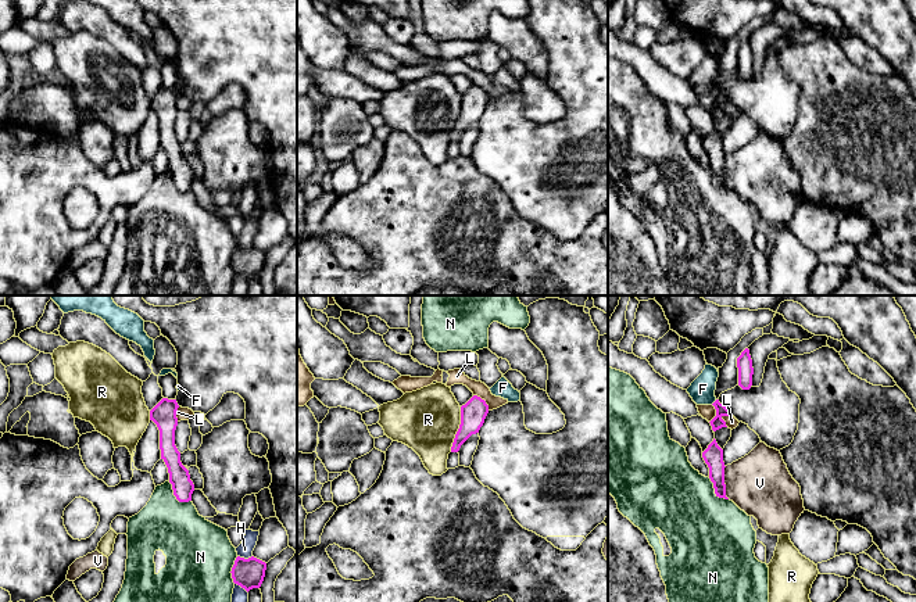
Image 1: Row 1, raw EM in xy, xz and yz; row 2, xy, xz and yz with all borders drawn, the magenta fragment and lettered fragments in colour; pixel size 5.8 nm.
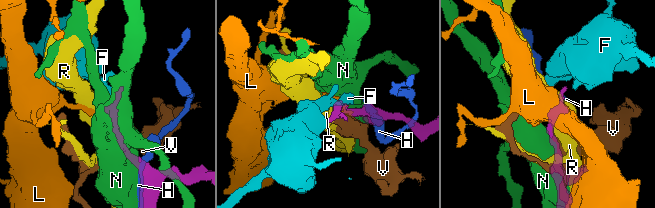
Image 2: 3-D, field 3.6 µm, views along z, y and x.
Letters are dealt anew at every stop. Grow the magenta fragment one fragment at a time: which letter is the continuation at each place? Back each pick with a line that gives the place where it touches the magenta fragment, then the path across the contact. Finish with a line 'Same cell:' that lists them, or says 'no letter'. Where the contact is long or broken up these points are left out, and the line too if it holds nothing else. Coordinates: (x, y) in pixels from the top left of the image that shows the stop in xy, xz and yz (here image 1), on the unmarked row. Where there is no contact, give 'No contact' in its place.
Same cell: no letter

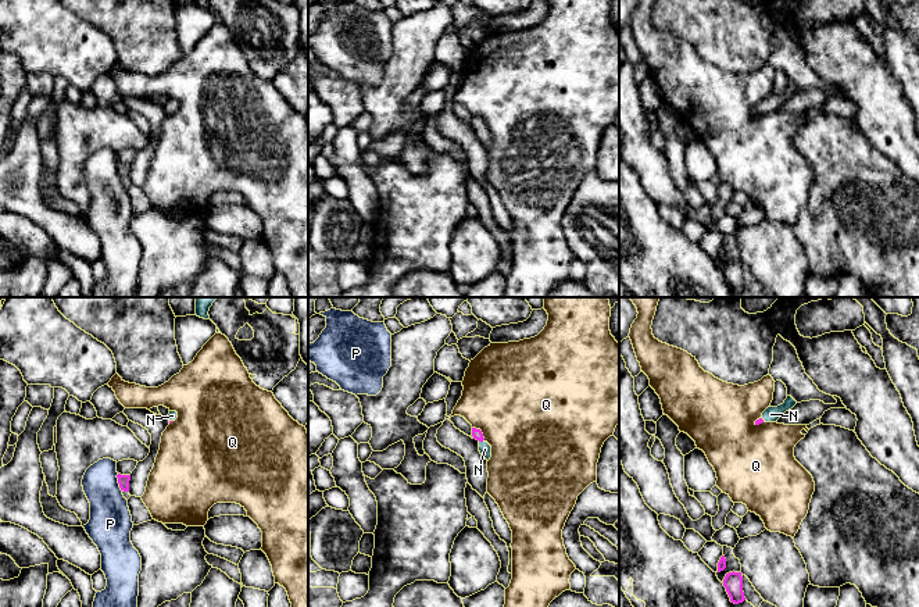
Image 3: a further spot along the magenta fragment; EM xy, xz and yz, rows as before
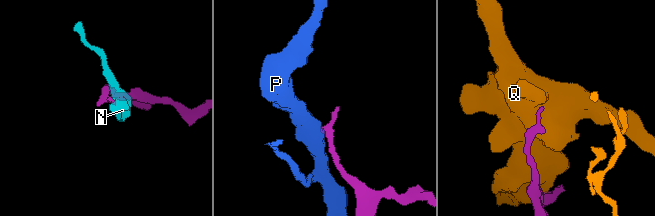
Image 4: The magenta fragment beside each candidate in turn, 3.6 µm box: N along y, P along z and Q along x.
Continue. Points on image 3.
N: Touches magenta at xz (481, 129). Path across: xz (476, 122), (481, 129), (485, 138)
Same cell: N

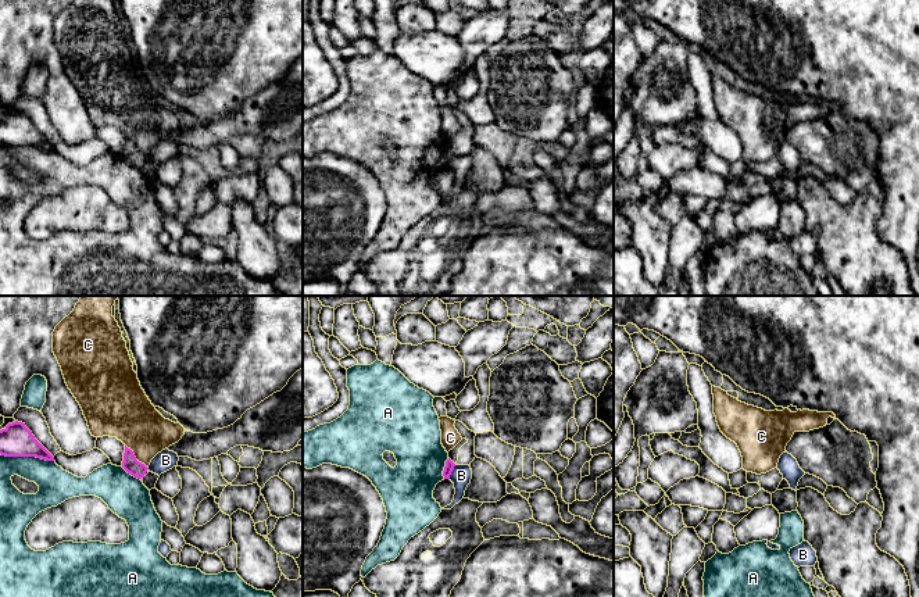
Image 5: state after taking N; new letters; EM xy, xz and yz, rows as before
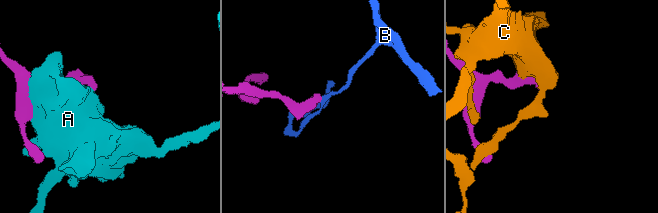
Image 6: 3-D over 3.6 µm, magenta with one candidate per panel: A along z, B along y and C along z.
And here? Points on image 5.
Same cell: no letter

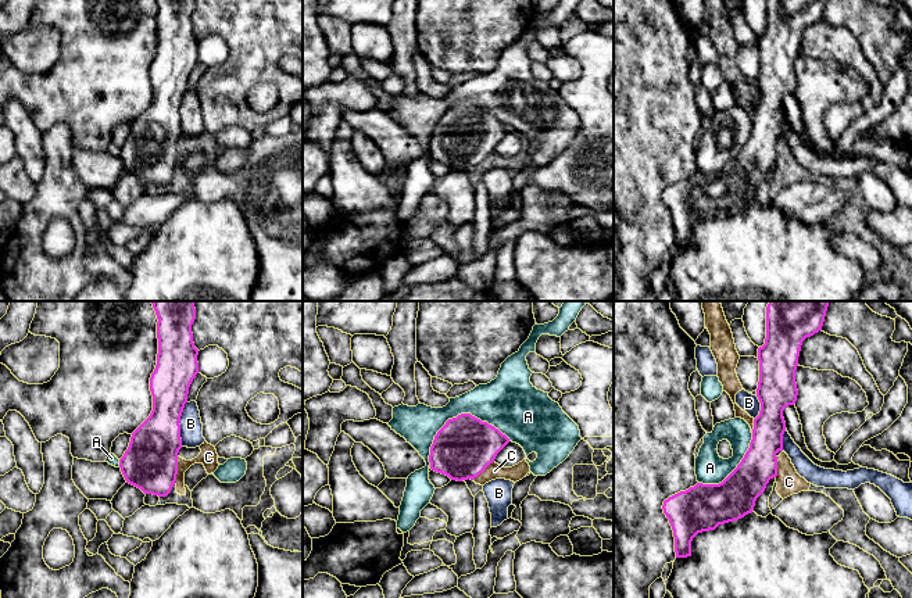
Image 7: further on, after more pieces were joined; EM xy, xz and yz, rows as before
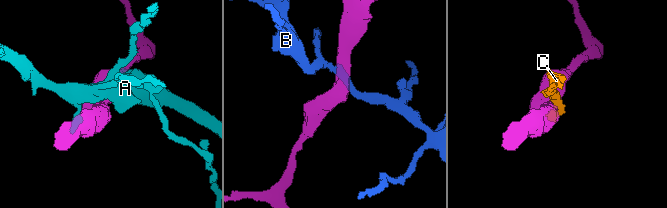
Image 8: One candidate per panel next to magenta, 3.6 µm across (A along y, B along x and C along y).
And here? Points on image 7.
Same cell: no letter

